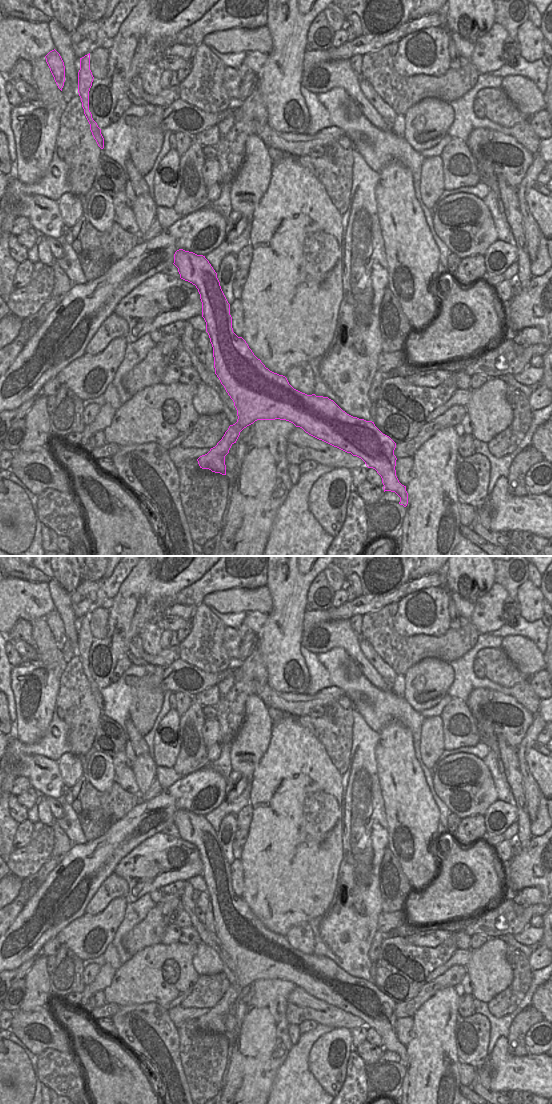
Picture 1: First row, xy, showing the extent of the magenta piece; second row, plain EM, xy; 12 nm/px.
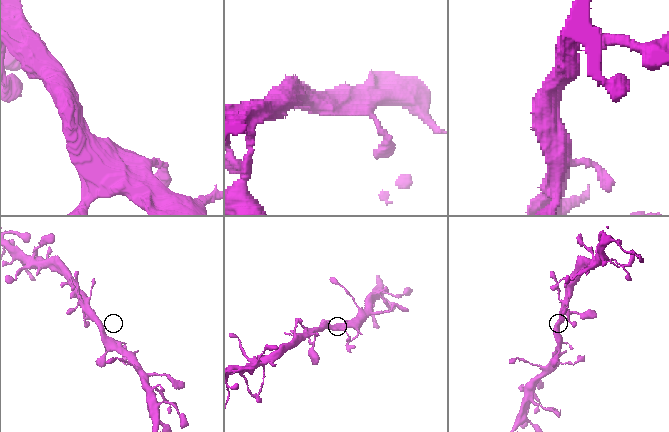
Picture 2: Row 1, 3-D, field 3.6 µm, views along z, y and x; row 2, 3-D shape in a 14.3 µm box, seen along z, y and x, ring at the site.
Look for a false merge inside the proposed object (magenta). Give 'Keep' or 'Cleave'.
Keep.

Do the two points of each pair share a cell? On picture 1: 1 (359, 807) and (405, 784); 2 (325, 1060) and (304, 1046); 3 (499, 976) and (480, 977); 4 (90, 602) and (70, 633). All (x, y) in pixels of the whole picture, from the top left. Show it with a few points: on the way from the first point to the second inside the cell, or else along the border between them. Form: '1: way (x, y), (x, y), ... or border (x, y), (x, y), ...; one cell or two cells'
1: border (377, 773), (386, 819); two cells
2: border (325, 1033), (313, 1044), (309, 1052), (310, 1073); two cells
3: way (494, 976), (485, 976); one cell
4: border (70, 596), (73, 613), (79, 619); two cells

